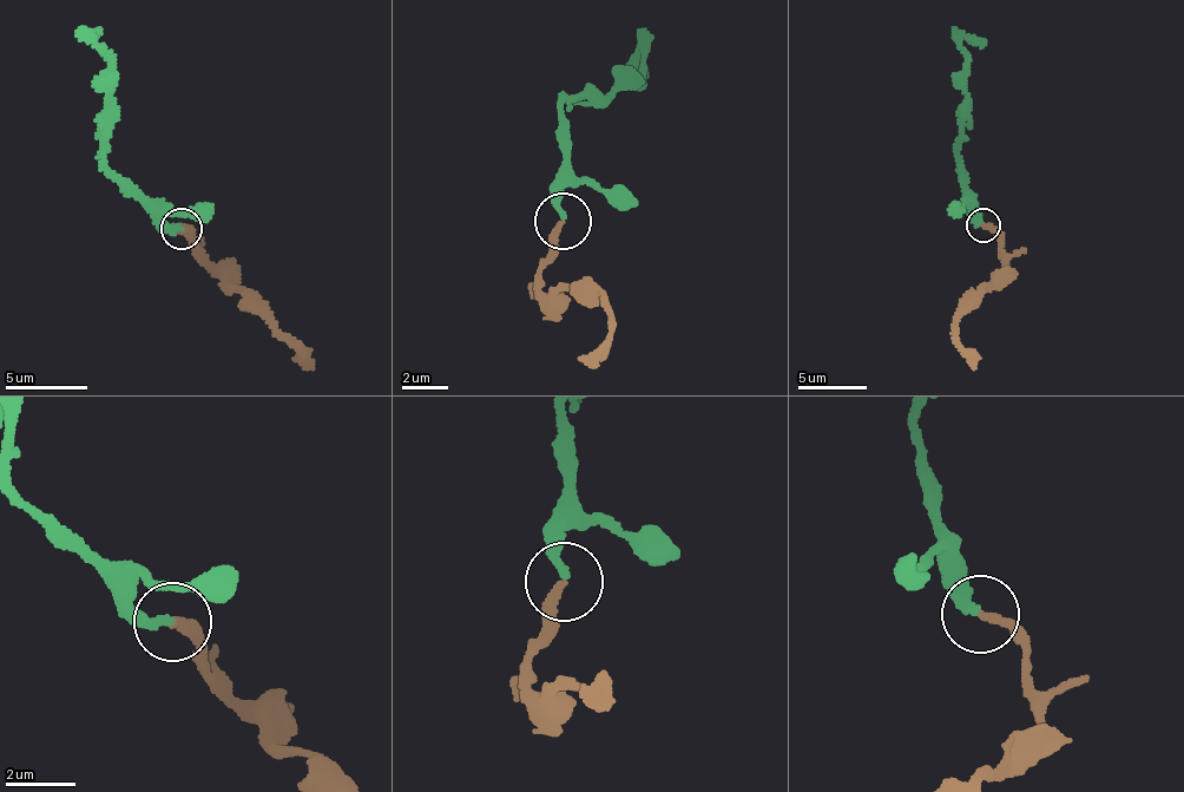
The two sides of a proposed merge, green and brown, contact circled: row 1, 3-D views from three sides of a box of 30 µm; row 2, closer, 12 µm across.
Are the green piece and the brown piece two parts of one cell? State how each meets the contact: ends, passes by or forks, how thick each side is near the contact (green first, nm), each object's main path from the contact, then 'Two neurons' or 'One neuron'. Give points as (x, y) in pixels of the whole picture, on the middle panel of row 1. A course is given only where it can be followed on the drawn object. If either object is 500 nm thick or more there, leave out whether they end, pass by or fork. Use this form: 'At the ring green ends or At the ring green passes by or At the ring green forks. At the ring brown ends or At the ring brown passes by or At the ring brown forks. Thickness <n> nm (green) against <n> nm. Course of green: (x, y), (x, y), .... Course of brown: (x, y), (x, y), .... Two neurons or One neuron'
At the ring green ends. At the ring brown ends. Thickness 280 nm (green) against 240 nm. Course of green: (563, 216), (559, 196), (574, 174), (560, 103), (643, 80), (640, 51), (633, 54), (626, 87). Course of brown: (563, 222), (556, 246), (538, 264), (545, 294), (559, 286), (590, 293), (605, 305), (607, 328), (593, 370). One neuron

